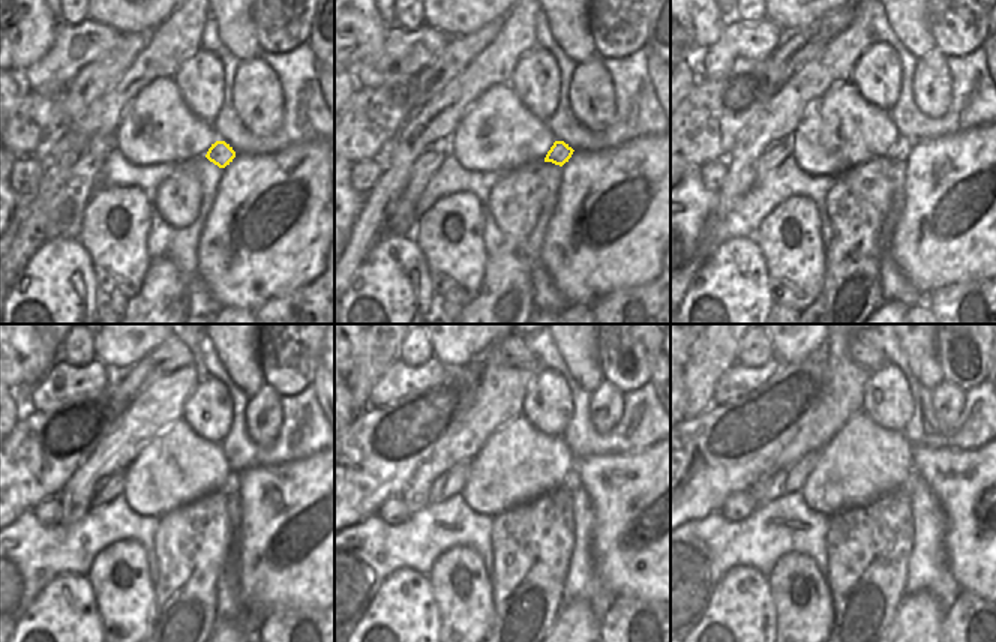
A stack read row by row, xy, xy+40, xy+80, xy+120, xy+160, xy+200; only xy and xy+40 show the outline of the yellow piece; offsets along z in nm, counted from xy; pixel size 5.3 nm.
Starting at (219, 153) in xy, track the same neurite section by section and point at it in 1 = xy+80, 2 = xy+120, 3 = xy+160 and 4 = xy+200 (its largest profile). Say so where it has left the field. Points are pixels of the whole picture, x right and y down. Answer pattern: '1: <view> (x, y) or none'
1: xy+80 (899, 153)
2: xy+120 (231, 486)
3: xy+160 (572, 483)
4: xy+200 (908, 485)

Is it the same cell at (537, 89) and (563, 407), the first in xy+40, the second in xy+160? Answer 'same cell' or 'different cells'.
same cell

